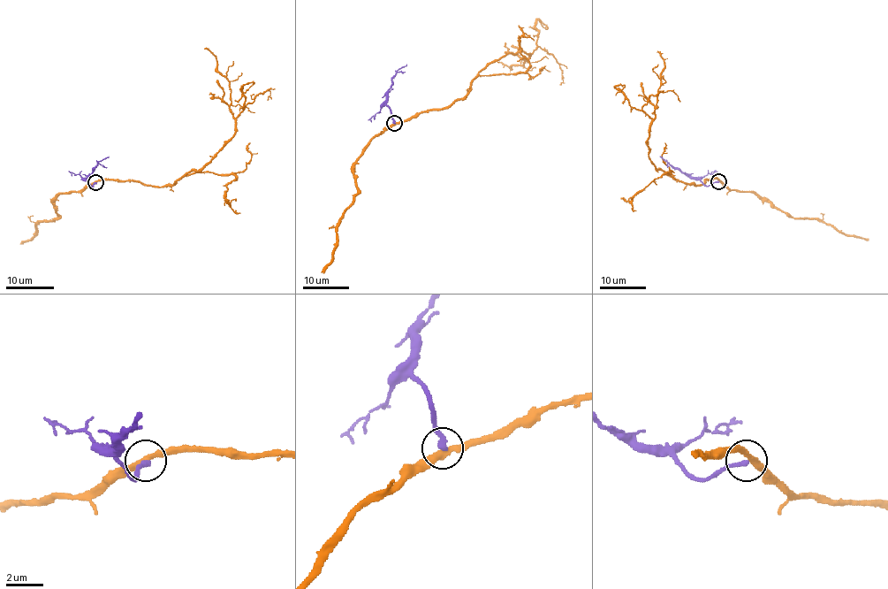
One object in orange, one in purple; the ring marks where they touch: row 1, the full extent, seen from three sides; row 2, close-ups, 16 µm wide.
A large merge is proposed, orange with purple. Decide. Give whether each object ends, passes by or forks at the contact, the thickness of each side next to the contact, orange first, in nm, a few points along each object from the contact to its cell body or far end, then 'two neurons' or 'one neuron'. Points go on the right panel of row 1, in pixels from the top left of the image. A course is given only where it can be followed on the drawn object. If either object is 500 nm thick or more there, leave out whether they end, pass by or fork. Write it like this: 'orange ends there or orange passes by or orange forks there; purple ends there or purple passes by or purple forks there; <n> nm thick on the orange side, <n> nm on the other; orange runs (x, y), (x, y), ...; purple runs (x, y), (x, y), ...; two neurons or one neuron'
orange passes by; purple ends there; 320 nm thick on the orange side, 300 nm on the other; orange runs (718, 180), (706, 179), (702, 185), (679, 181), (656, 167), (648, 155), (649, 123), (664, 61), (656, 52); purple runs (718, 181), (705, 186), (672, 167), (660, 156); two neurons

